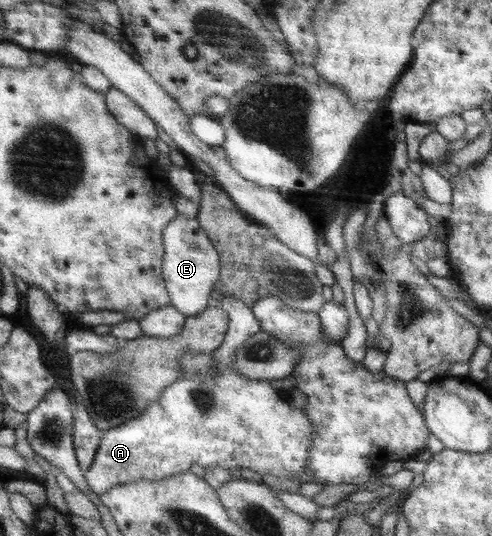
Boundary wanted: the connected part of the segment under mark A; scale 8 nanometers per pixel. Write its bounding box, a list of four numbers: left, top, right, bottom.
[84,296,316,496]

